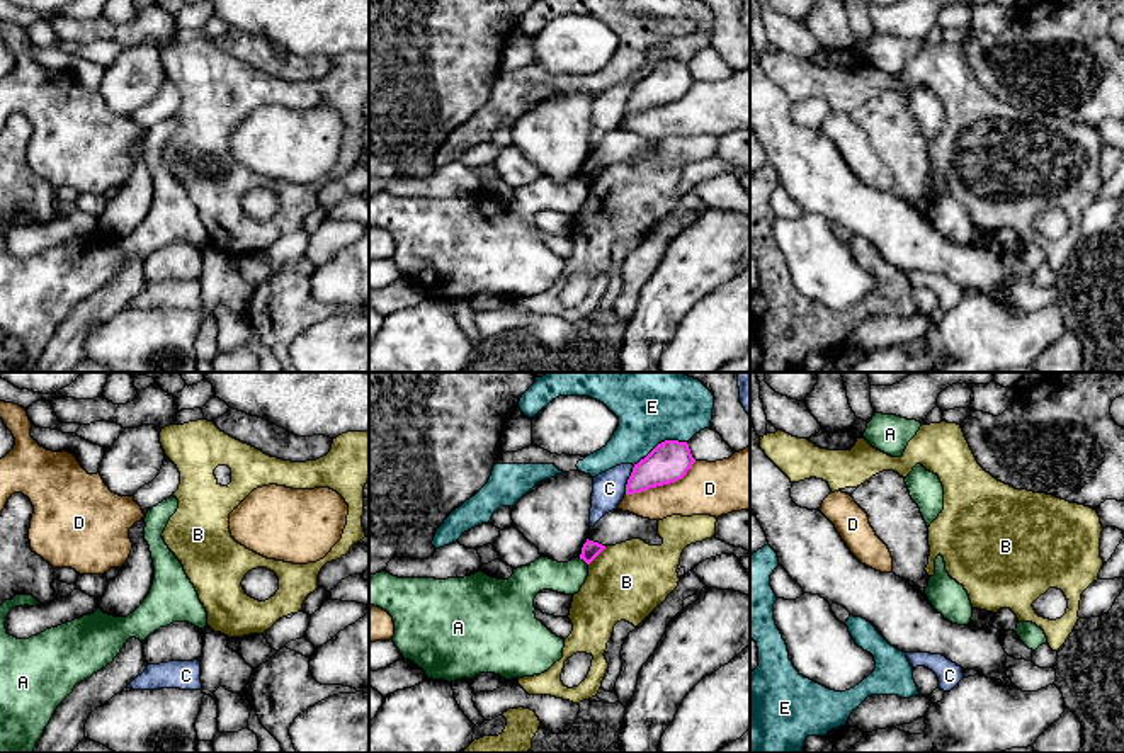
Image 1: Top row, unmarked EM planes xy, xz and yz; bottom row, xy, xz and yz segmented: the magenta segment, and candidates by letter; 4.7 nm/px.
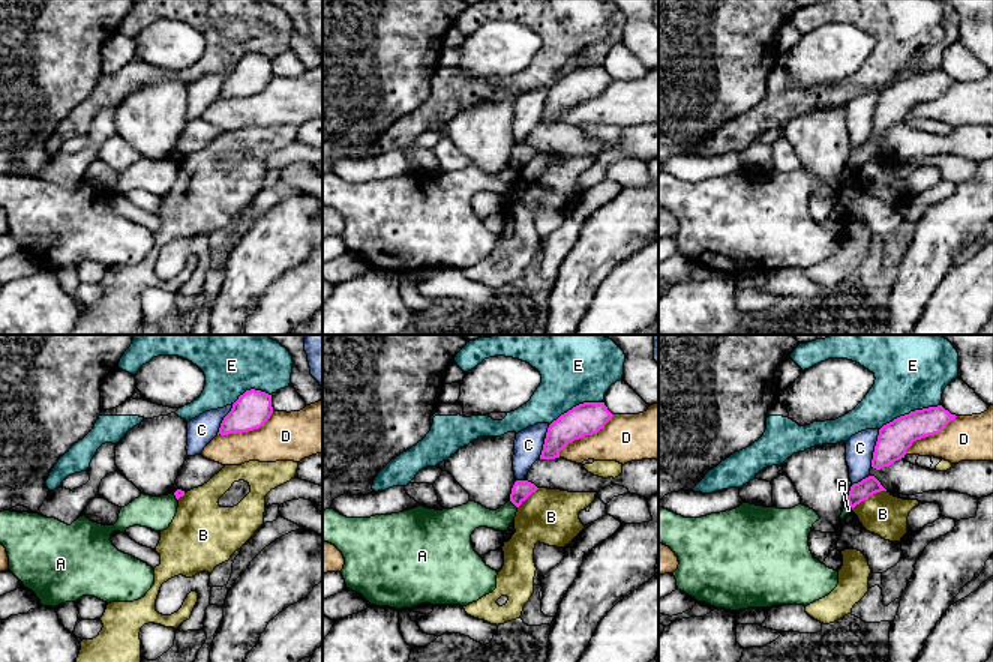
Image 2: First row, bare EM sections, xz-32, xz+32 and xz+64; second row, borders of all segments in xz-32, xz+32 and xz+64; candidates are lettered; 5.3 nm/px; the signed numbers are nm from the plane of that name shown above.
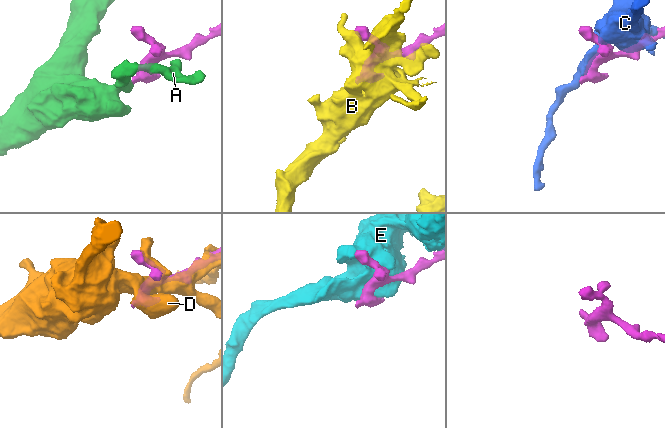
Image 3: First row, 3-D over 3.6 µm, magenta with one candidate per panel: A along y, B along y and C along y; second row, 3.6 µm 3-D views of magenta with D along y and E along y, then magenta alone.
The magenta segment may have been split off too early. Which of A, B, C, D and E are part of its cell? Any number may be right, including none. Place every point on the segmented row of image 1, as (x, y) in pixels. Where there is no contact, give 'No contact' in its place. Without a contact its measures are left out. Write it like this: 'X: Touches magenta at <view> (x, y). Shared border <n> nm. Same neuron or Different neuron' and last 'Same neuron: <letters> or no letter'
A: Touches magenta at xz (584, 560). Shared border 60 nm. Different neuron
B: Touches magenta at xz (597, 554). Shared border 120 nm. Different neuron
C: Touches magenta at xz (628, 480). Shared border 140 nm. Different neuron
D: Touches magenta at xz (662, 485). Shared border 380 nm. Different neuron
E: Touches magenta at xz (658, 444). Shared border 280 nm. Different neuron
Same neuron: no letter

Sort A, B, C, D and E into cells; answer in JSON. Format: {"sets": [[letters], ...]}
{"sets": [["A"], ["B"], ["C"], ["D"], ["E"]]}

